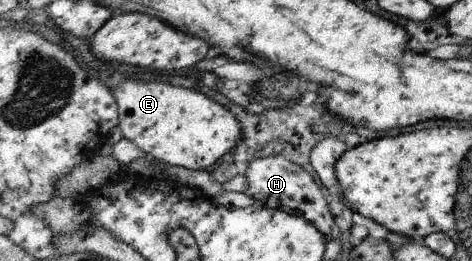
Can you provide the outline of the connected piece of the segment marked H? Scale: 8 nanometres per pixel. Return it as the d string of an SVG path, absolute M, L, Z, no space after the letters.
M267 157L267 159L253 159L248 163L248 169L245 177L248 181L247 195L259 199L265 206L271 209L280 209L290 212L296 216L303 216L311 223L314 223L319 231L325 235L326 239L333 235L333 217L329 213L327 201L321 195L319 183L311 179L309 173L305 173L301 167L293 165L287 159L281 157Z

